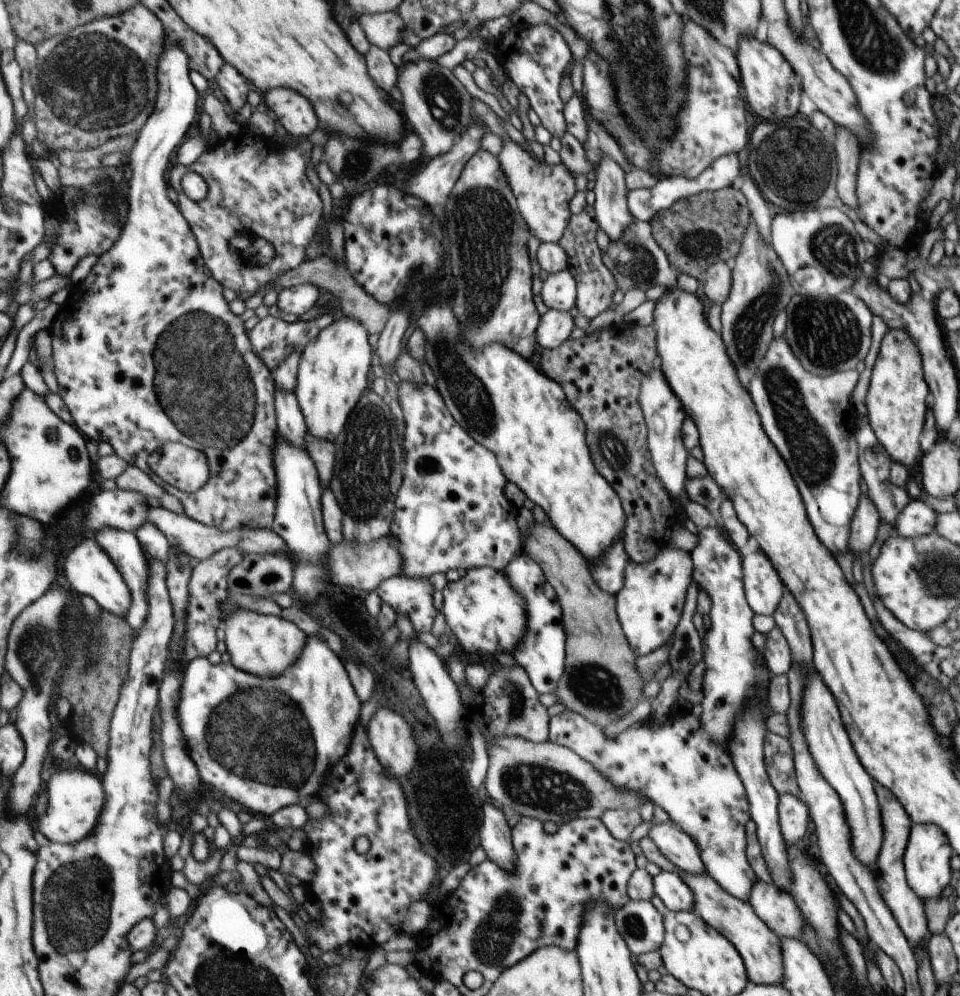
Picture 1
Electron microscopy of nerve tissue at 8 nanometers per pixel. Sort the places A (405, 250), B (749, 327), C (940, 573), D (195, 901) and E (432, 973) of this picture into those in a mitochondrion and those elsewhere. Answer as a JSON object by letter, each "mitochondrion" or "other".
{"A":"other","B":"mitochondrion","C":"mitochondrion","D":"other","E":"other"}

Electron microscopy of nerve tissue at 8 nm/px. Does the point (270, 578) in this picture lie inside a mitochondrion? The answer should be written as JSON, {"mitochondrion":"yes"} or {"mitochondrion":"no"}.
{"mitochondrion":"no"}

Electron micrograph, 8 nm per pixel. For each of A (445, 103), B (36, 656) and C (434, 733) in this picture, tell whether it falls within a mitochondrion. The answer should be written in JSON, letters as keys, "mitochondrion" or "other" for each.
{"A":"mitochondrion","B":"mitochondrion","C":"other"}

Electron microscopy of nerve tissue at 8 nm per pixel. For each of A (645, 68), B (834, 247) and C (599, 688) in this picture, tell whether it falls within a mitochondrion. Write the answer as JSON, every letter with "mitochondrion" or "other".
{"A":"mitochondrion","B":"mitochondrion","C":"mitochondrion"}

